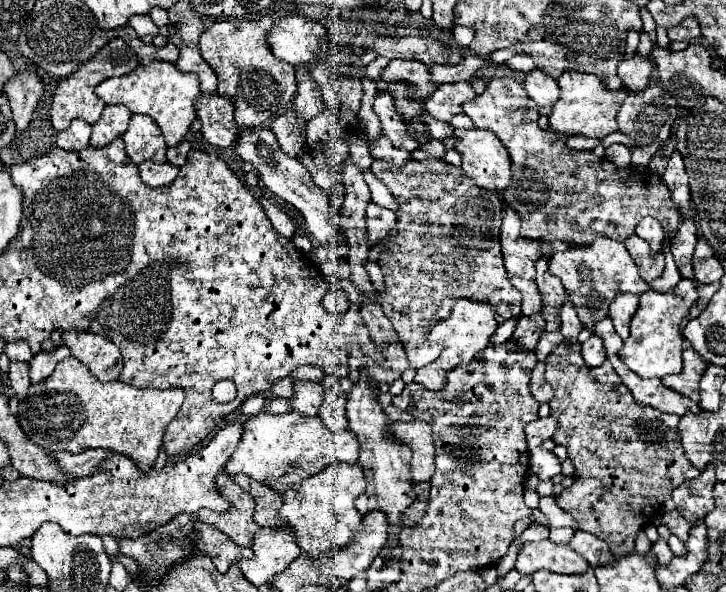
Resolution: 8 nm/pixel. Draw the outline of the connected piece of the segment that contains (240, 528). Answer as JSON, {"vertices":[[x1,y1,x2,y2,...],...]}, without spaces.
{"vertices":[[248,500,244,508,236,508,232,504,230,510,218,512,198,512,198,518,206,524,212,524,216,530,228,534,238,546,252,546,254,534,260,528,254,522,254,500]]}

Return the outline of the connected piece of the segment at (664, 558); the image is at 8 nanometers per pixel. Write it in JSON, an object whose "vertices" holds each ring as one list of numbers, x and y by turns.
{"vertices":[[660,538,658,542,652,544,652,552,656,554,656,558,658,558,658,562,660,562,662,566,670,564,670,560,674,558,674,554,672,554,672,550,670,550,670,546,668,546,668,542,666,542,664,538]]}

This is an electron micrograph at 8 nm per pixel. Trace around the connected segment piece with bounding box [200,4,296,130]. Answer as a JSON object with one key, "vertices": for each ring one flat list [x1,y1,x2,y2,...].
{"vertices":[[278,4,278,10,262,10,264,14,260,18,234,20,236,24,216,22,200,36,202,58,218,76,218,94,228,96,234,102,234,118,240,128,262,128,272,116,284,114,296,92,296,70,278,60,268,44,272,26,288,16,284,8,284,4]]}

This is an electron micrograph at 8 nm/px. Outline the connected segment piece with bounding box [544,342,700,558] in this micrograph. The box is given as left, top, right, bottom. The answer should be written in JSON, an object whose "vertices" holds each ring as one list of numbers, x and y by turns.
{"vertices":[[562,342,558,344,552,354,544,360,546,372,544,378,554,388,554,396,549,402,550,414,558,418,558,434,554,440,568,448,568,456,574,460,576,466,576,484,566,488,558,498,556,504,568,512,580,530,592,532,594,536,602,538,614,558,622,554,630,554,634,550,634,538,638,530,650,524,656,514,660,512,662,504,670,498,672,490,680,486,682,480,694,478,700,472,688,462,686,452,678,438,678,416,670,416,658,412,654,408,642,408,634,402,630,390,622,384,614,368,604,362,598,368,590,368,582,362,580,344,576,342]]}

